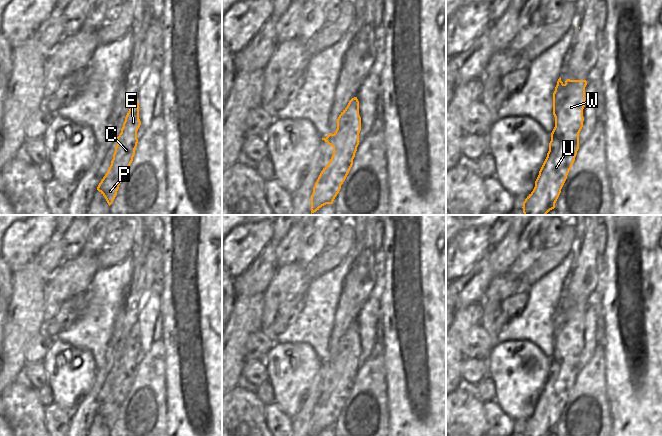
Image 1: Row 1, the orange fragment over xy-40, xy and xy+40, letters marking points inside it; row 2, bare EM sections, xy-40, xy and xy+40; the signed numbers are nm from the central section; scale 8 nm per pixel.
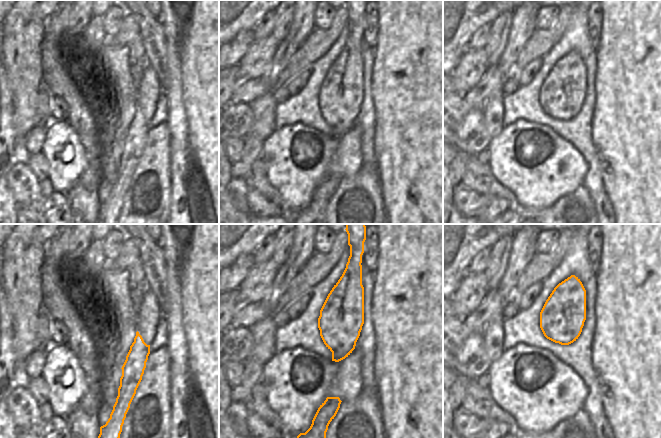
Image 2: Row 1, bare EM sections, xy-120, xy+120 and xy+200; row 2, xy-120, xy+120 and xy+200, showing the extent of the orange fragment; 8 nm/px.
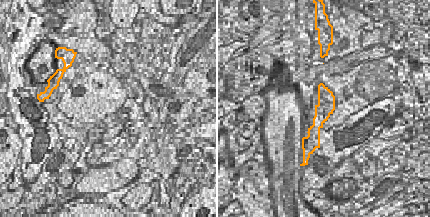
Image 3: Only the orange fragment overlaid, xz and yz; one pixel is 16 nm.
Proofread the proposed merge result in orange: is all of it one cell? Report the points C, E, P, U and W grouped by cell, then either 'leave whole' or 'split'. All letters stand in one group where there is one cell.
C E P U W | leave whole

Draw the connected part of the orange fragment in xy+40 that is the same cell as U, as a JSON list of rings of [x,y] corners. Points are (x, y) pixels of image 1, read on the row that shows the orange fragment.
[[[560,77],[557,81],[553,93],[555,127],[535,187],[523,202],[524,215],[546,215],[555,208],[579,149],[586,85],[586,80],[567,79],[563,83]]]

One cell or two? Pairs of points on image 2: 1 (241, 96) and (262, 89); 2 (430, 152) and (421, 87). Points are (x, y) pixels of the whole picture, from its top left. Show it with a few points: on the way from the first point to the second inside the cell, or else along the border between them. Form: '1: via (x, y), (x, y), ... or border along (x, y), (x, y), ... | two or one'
1: via (246, 91), (257, 89) | one
2: via (430, 136), (430, 103) | one

